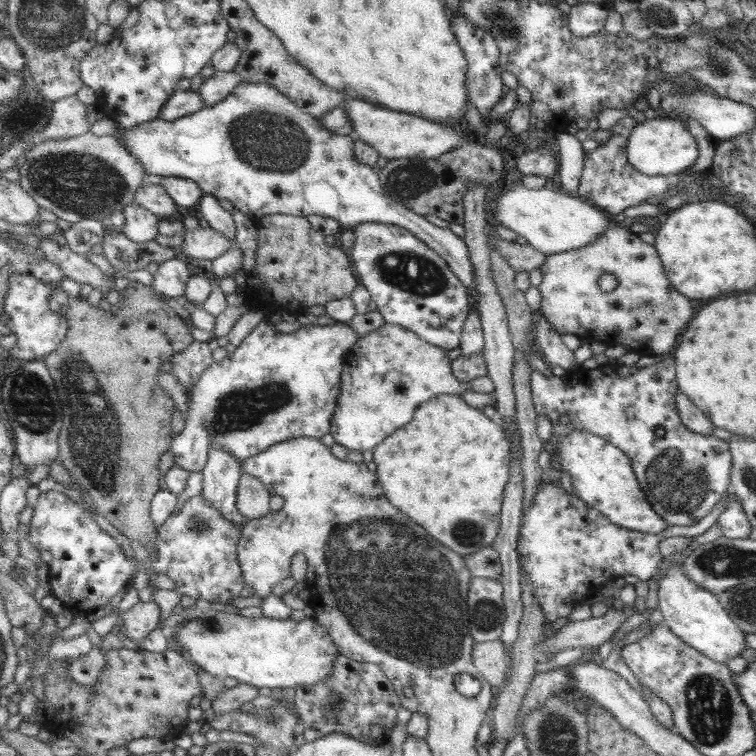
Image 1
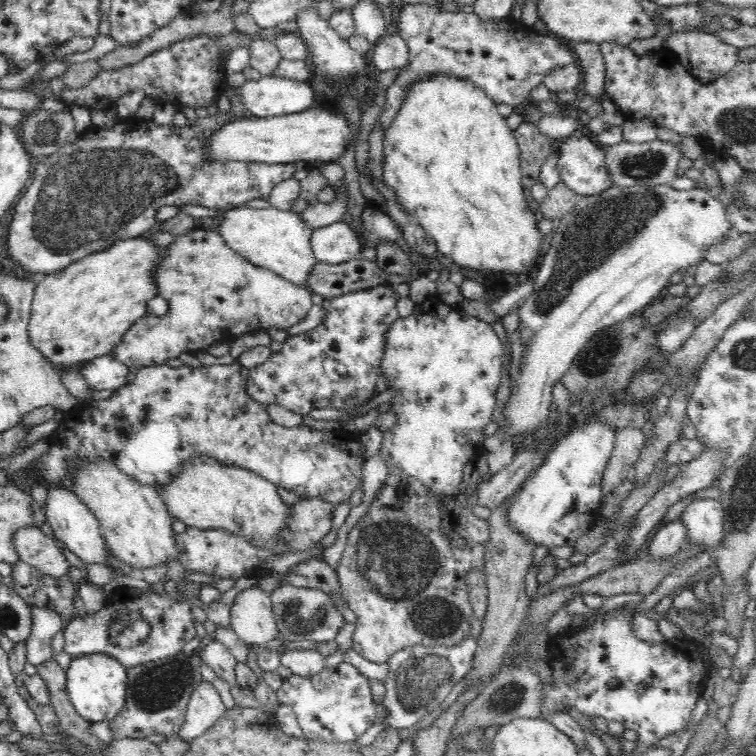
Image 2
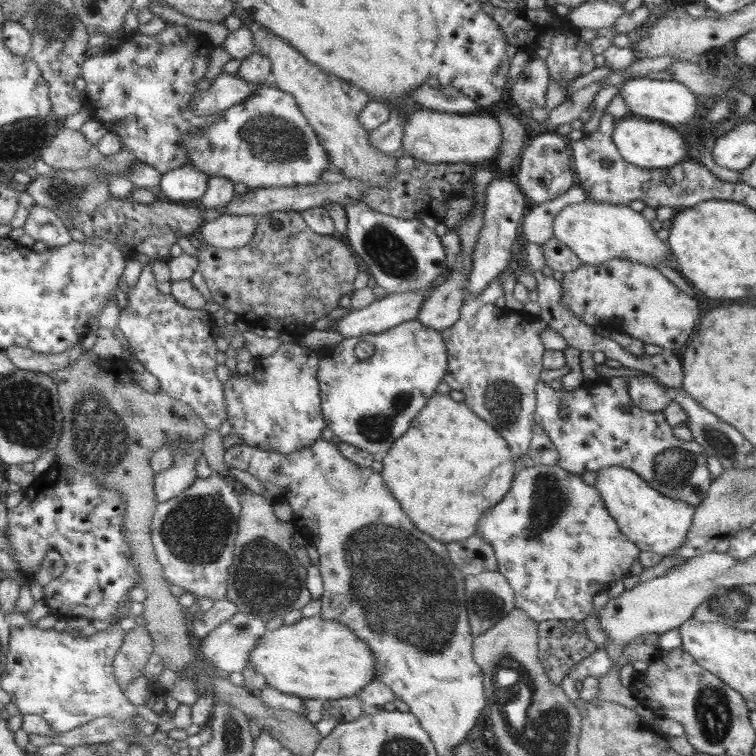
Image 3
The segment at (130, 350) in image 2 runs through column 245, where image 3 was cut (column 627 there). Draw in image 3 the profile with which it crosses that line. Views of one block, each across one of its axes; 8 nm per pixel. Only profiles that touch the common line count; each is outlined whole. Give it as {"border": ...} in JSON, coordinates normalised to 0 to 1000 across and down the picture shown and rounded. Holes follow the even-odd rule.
{"border":[[[811,341],[788,352],[769,349],[762,357],[745,361],[741,373],[742,401],[763,423],[774,426],[776,431],[782,431],[784,435],[795,431],[806,440],[808,438],[821,439],[837,448],[848,450],[849,454],[866,455],[877,463],[892,467],[899,466],[903,460],[911,442],[917,439],[919,423],[925,418],[922,399],[917,394],[911,394],[909,389],[903,389],[868,354],[832,344]]]}

